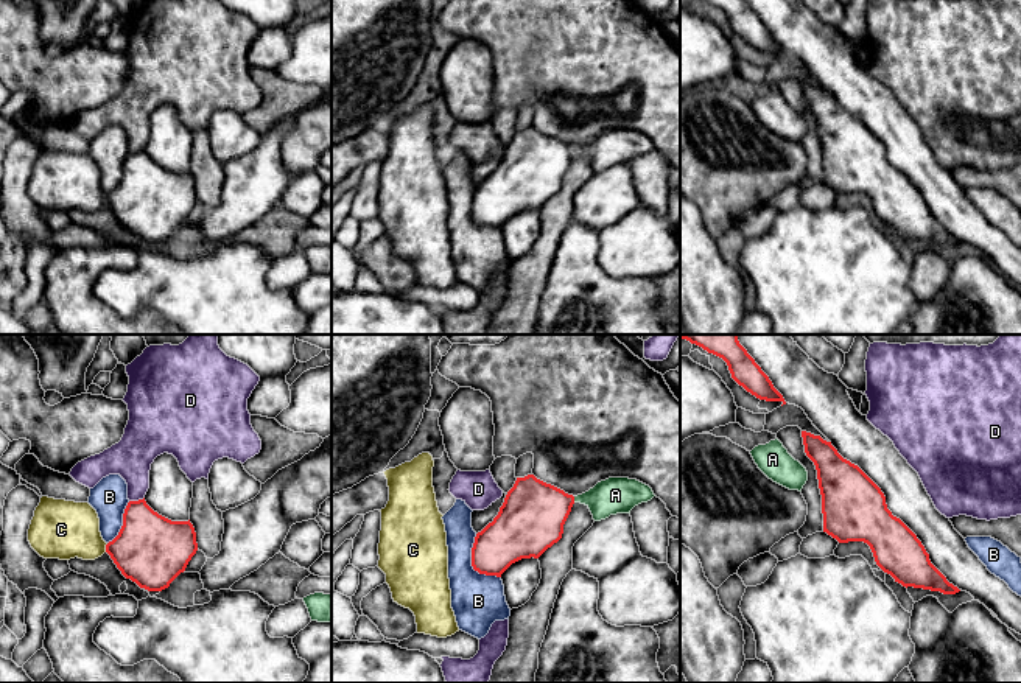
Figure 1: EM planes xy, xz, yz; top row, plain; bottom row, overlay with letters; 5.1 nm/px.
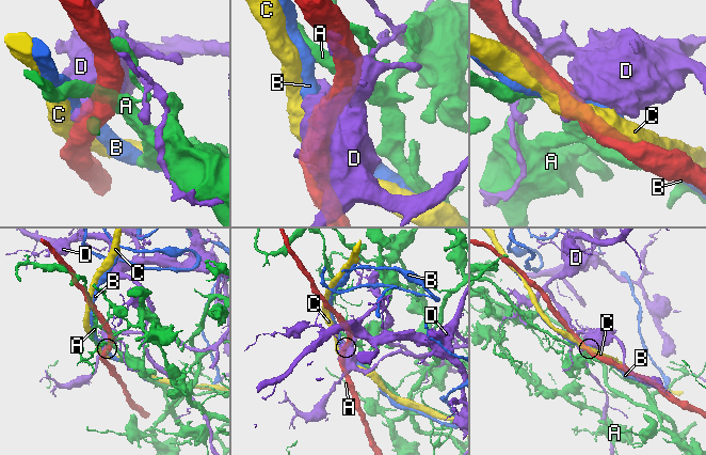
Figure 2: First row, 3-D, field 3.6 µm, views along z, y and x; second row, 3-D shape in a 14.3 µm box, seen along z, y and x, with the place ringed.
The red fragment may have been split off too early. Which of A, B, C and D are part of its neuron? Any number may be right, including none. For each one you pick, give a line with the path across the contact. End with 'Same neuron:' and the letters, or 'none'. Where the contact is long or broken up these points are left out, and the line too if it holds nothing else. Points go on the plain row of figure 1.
Same neuron: none

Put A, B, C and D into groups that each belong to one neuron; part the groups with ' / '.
A / B C / D

